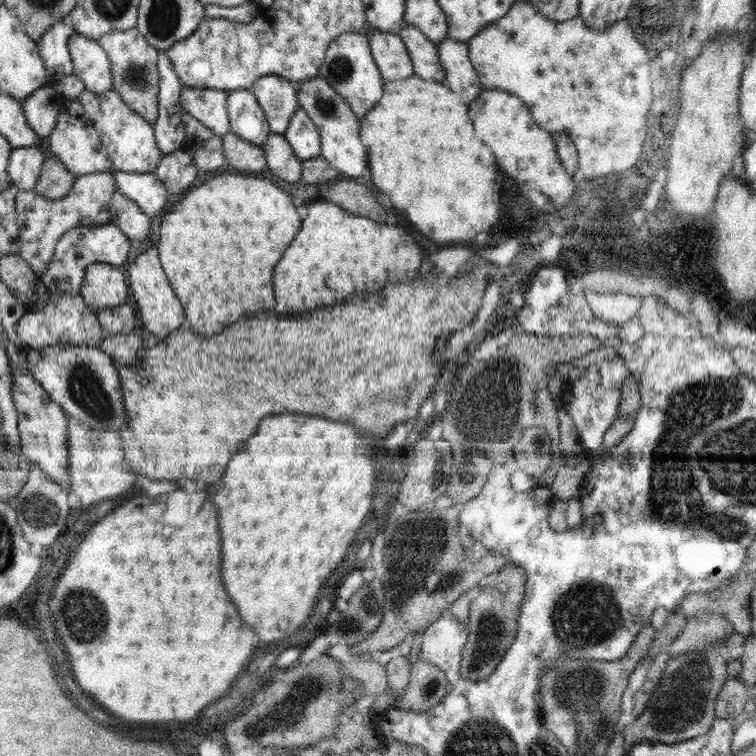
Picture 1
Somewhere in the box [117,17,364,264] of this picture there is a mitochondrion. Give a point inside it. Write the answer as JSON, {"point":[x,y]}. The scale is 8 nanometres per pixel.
{"point":[340,69]}

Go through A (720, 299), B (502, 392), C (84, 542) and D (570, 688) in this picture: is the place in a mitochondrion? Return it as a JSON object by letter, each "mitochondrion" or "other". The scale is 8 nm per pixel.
{"A":"other","B":"mitochondrion","C":"other","D":"mitochondrion"}

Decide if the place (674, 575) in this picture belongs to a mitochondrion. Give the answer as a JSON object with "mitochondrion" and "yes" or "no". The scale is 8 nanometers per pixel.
{"mitochondrion":"no"}

